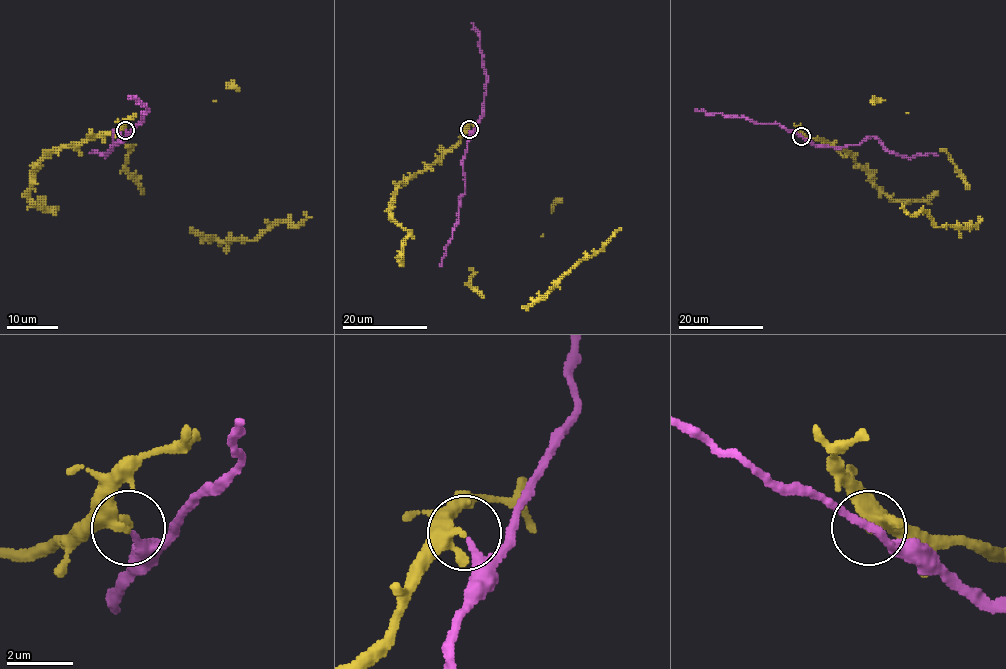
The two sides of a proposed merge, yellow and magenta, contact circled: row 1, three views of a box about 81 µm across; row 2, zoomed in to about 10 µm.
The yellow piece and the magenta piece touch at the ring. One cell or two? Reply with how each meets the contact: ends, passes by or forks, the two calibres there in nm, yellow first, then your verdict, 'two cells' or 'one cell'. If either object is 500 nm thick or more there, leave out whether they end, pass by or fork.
yellow passes by; magenta ends; calibres 320 and 240 nm; two cells

